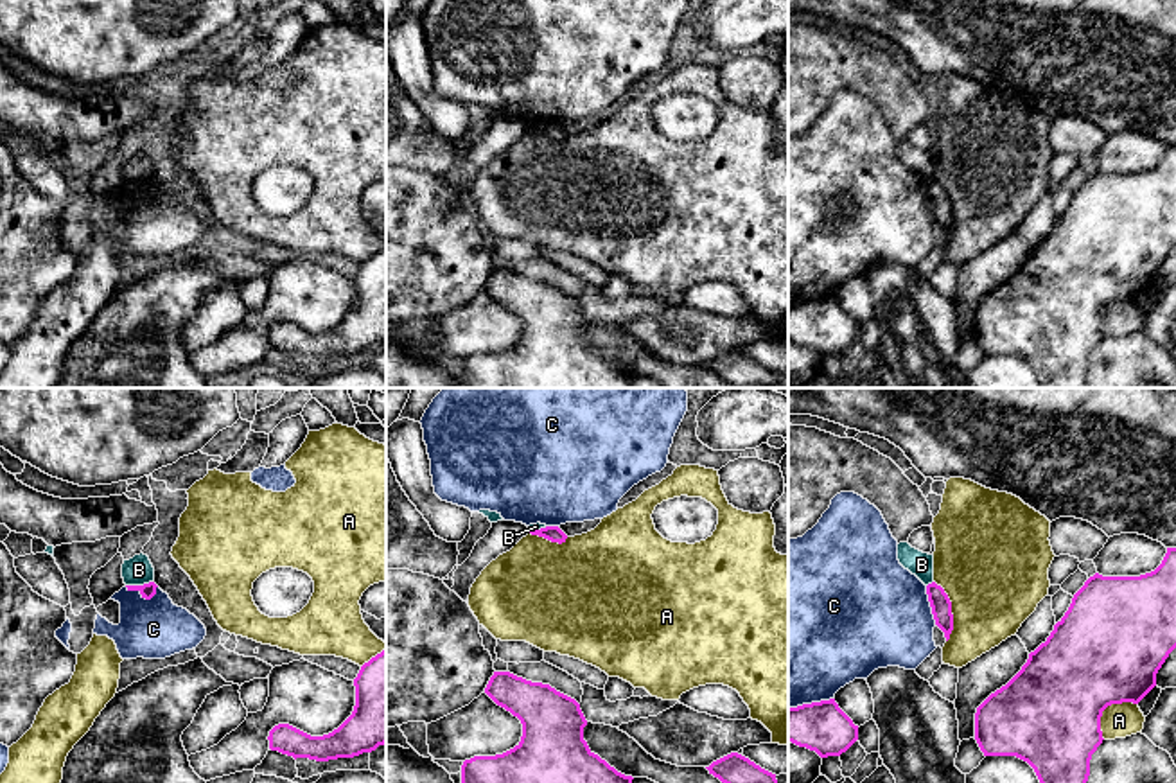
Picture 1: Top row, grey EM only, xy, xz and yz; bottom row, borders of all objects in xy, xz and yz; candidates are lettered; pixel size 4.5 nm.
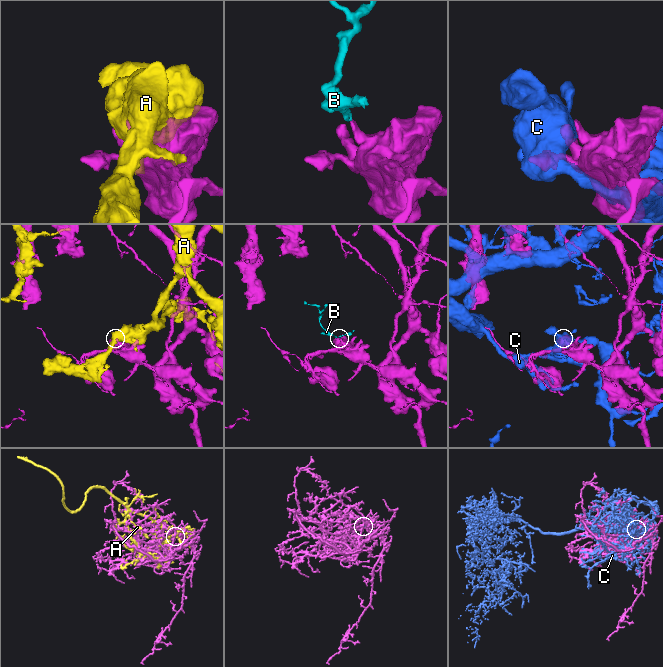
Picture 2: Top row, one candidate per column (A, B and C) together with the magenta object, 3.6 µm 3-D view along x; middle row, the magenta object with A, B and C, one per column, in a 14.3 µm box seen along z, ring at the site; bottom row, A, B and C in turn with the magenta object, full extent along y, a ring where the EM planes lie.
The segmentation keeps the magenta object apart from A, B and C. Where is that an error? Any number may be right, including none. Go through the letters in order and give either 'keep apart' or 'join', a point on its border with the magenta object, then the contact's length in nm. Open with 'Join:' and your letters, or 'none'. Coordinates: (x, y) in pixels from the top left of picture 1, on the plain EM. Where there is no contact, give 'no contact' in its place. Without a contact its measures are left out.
Join: none
A: keep apart | yz (1106, 304) | 220 nm
B: keep apart | xy (139, 184) | 120 nm
C: keep apart | xy (142, 193) | 150 nm

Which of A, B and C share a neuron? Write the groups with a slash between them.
A / B / C

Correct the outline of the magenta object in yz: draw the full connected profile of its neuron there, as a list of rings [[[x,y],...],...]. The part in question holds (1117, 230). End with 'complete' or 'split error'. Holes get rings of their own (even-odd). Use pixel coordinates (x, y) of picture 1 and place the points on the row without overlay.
[[[1167,145],[1162,162],[1140,174],[1095,171],[1074,192],[1065,214],[1022,268],[991,291],[975,311],[975,338],[984,354],[1016,354],[1027,359],[1043,388],[1086,388],[1090,357],[1102,341],[1101,314],[1111,302],[1138,302],[1154,284],[1156,271],[1176,246],[1176,145]]] | complete

